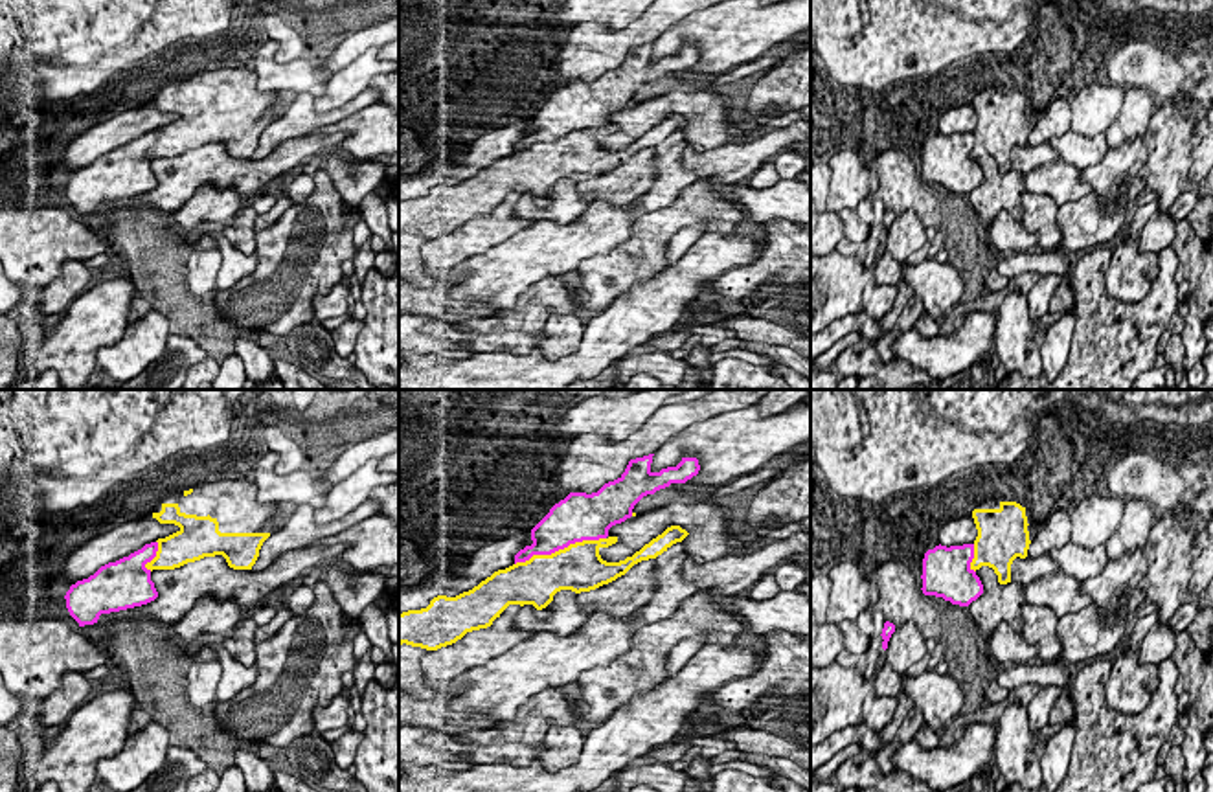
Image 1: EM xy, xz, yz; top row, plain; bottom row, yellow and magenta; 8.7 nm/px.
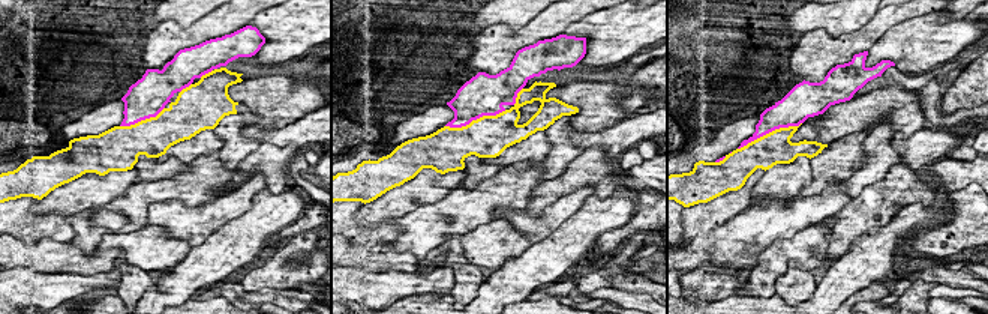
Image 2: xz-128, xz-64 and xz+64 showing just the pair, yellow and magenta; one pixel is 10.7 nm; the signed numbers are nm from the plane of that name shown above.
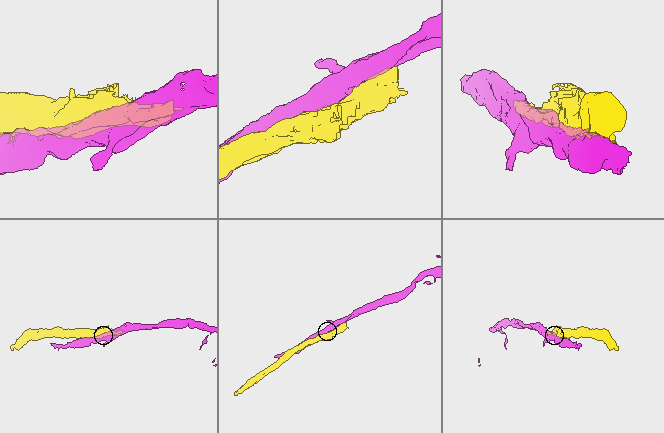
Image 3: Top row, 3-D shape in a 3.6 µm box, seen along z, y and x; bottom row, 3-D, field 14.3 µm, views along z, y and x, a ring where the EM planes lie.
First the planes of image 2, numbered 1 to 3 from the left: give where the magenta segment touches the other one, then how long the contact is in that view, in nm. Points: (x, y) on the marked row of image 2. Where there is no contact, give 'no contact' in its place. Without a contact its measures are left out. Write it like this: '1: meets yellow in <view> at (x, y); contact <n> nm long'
1: meets yellow in xz-128 at (141, 120); contact 500 nm long
2: meets yellow in xz-64 at (477, 119); contact 700 nm long
3: meets yellow in xz+64 at (769, 132); contact 750 nm long

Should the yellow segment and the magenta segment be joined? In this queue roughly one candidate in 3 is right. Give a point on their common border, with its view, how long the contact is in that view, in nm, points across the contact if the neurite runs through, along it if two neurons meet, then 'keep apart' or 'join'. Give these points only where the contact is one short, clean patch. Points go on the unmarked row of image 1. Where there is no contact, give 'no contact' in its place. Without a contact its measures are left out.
xz (559, 138) | 850 nm | keep apart

